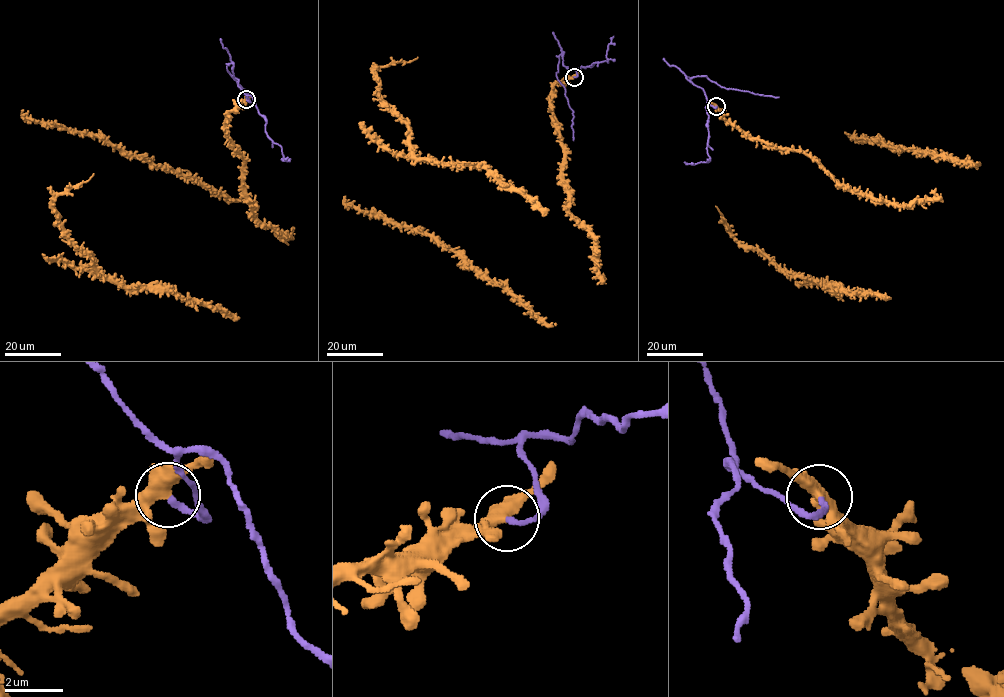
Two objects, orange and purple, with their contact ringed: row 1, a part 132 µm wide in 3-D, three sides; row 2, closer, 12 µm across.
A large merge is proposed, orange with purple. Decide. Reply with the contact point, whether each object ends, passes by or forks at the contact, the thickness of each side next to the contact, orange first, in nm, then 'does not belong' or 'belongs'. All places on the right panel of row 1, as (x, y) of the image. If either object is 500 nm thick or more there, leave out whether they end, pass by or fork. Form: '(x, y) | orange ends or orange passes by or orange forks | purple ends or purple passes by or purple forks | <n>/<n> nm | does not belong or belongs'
(716, 106) | orange forks | purple ends | 360/190 nm | does not belong

